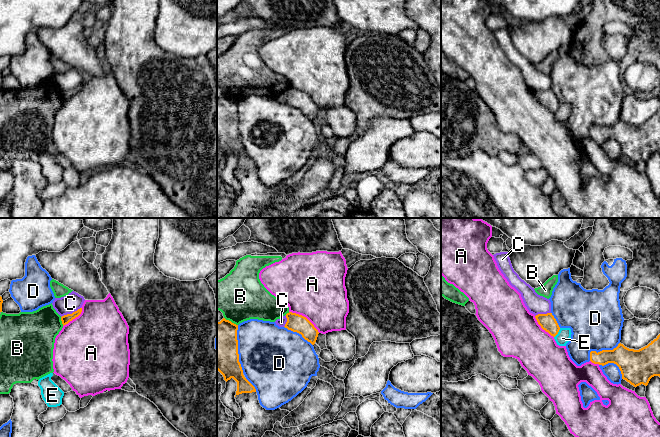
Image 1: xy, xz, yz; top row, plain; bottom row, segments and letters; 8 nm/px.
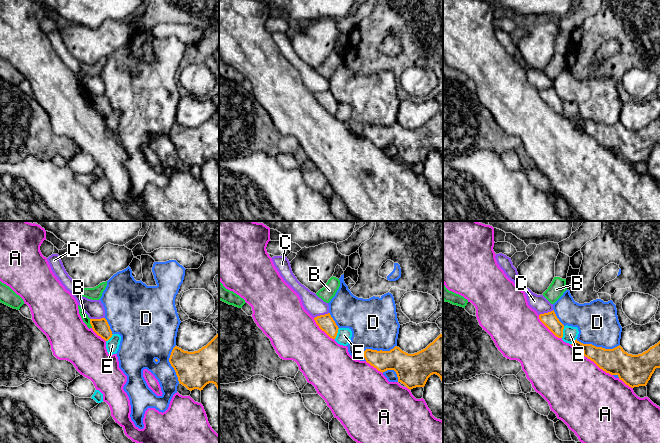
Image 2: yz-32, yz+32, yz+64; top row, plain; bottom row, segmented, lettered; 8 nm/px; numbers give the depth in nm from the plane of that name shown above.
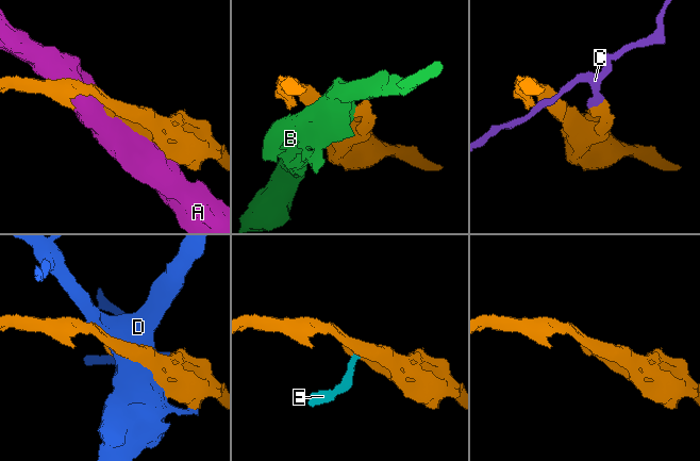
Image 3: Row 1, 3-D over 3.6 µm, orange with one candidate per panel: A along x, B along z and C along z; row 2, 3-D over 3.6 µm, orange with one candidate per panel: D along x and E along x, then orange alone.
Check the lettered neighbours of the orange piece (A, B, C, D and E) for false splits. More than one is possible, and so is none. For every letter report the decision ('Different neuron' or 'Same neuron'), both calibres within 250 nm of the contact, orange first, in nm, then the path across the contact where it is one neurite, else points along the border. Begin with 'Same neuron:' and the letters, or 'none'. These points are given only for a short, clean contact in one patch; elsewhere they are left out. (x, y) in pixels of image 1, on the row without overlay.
Same neuron: none
A: Different neuron. Thickness 140 nm (orange) against 480 nm
B: Different neuron. Thickness 70 nm (orange) against 360 nm
C: Different neuron. Thickness 70 nm (orange) against 150 nm. Boundary: xy (80, 83), (61, 93)
D: Different neuron. Thickness 340 nm (orange) against 460 nm
E: Different neuron. Thickness 130 nm (orange) against 110 nm. Boundary: yz (560, 104), (554, 113)

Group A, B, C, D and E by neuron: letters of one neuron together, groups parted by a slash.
A / B / C / D / E

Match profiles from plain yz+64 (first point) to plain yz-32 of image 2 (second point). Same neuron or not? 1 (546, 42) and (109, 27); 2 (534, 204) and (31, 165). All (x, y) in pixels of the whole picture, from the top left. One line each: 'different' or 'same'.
1: same
2: same

